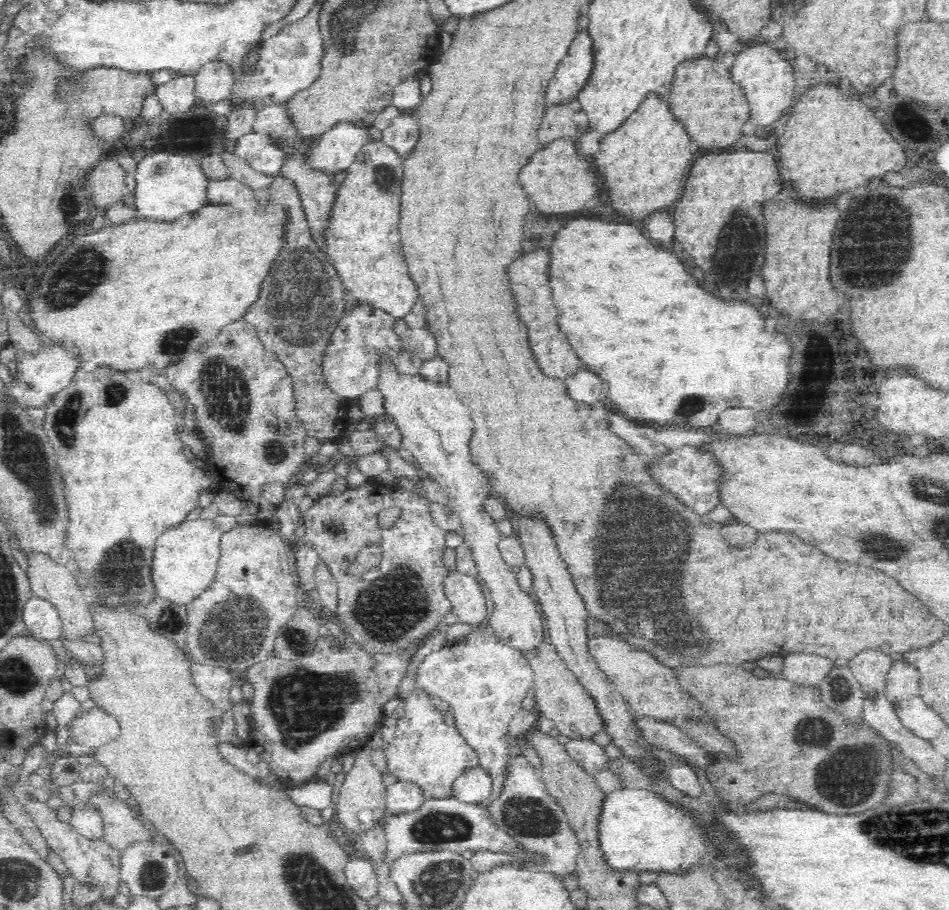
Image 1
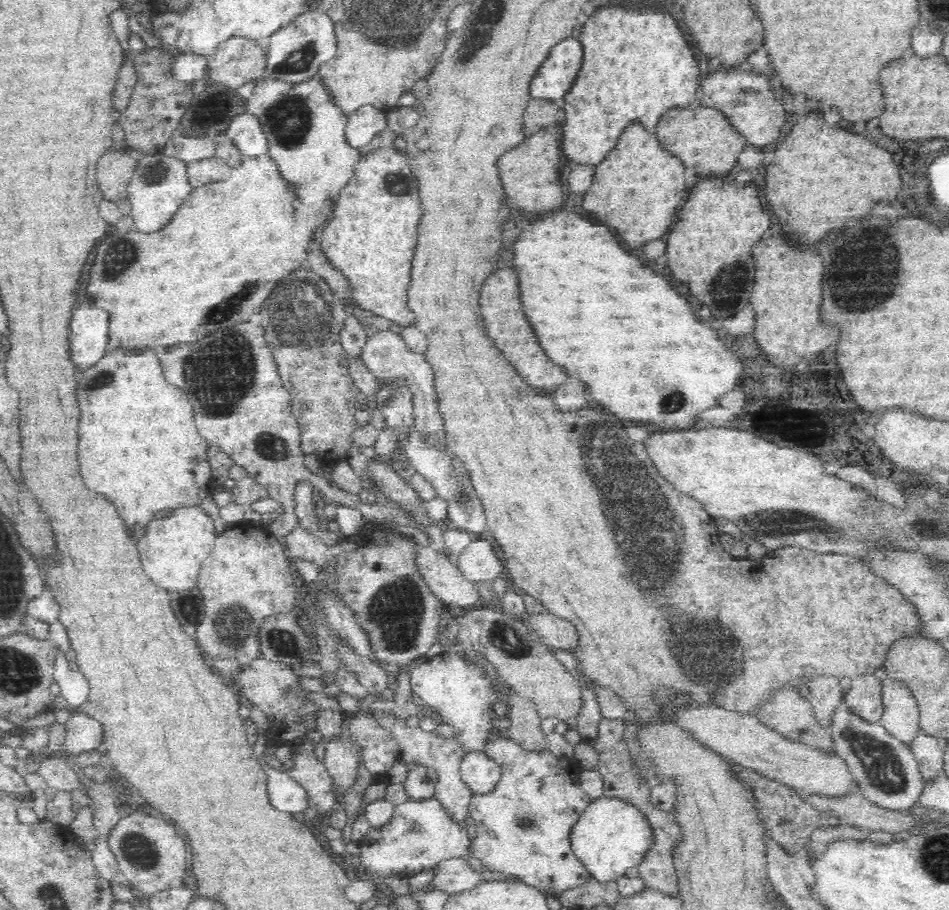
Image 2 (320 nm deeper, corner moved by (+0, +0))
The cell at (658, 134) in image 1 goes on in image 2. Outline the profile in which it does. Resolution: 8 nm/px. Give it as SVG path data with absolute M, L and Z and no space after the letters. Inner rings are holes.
M634 122L624 130L620 142L604 162L596 166L594 182L584 196L584 210L592 212L602 224L616 228L630 248L638 248L648 240L664 236L674 222L680 198L686 196L688 180L684 172L684 162L670 154L654 132Z

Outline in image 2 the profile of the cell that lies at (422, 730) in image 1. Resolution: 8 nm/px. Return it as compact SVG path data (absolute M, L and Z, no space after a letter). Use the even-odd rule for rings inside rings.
M375 711L371 713L371 716L376 720L376 723L378 723L378 727L387 730L392 735L392 738L397 742L397 746L399 747L399 756L407 766L420 765L435 770L436 782L433 796L442 804L444 810L454 821L466 820L469 814L469 804L473 792L469 790L468 785L463 781L460 773L462 760L464 760L464 756L466 756L467 752L464 750L463 744L459 739L455 737L442 738L435 729L428 732L429 730L422 730L421 728L410 728L410 726L406 726L406 721L402 720L402 717L398 717L394 711L390 711L389 713L386 713L386 711Z

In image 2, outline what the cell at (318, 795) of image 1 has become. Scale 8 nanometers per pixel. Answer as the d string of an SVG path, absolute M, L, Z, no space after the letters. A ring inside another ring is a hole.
M261 759L261 766L268 778L268 794L270 803L276 810L289 812L304 812L310 808L306 789L298 784L284 770L276 770Z

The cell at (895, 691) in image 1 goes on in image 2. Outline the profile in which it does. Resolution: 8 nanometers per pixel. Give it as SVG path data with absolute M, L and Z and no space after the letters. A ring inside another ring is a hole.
M886 677L882 681L884 705L881 724L898 740L908 746L918 732L918 703L912 689L902 680Z

